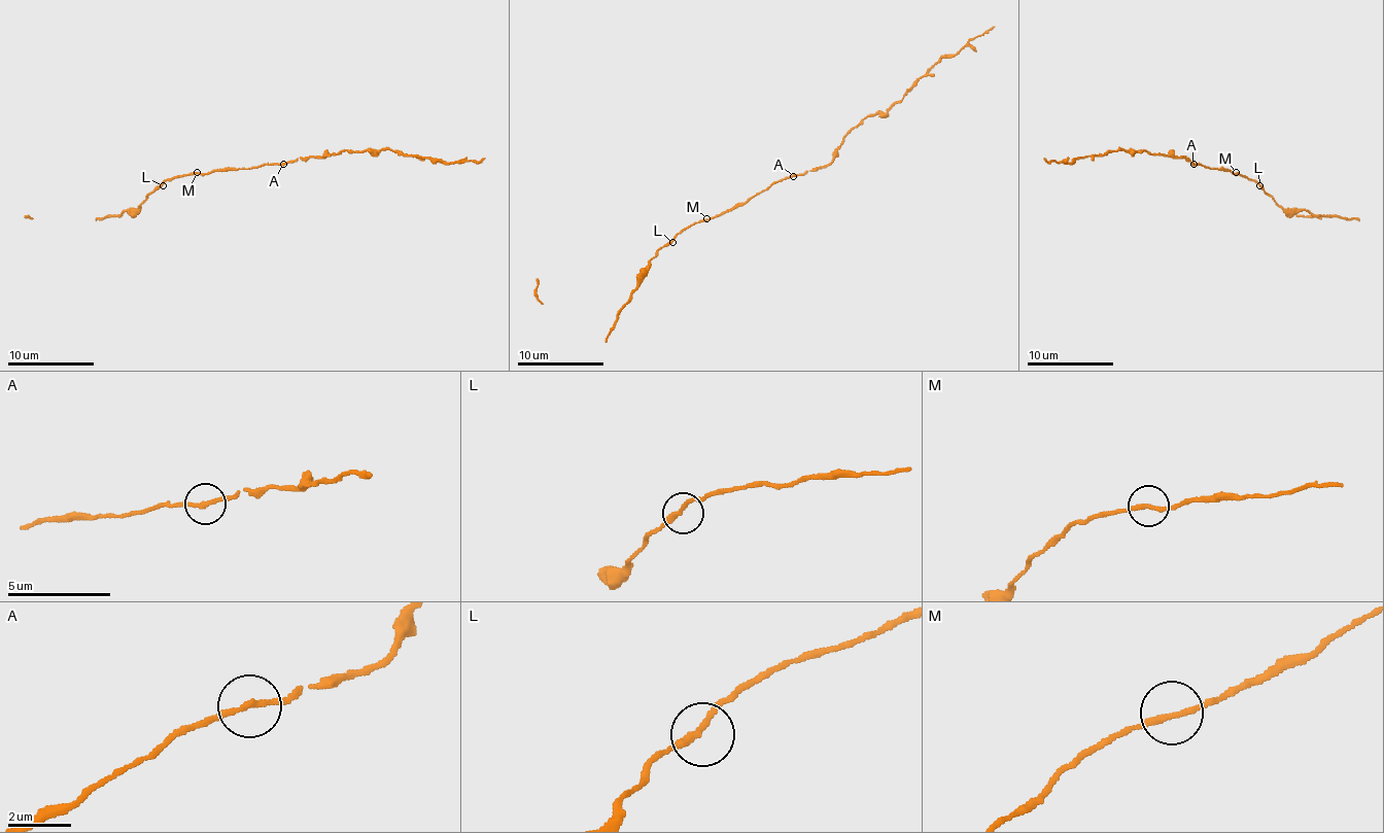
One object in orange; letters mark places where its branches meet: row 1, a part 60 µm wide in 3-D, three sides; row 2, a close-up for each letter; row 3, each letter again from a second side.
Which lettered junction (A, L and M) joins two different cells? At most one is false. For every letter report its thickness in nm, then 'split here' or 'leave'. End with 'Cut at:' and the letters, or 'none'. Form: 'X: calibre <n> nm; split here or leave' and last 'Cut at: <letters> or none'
A: calibre 190 nm; leave
L: calibre 200 nm; leave
M: calibre 190 nm; leave
Cut at: none

